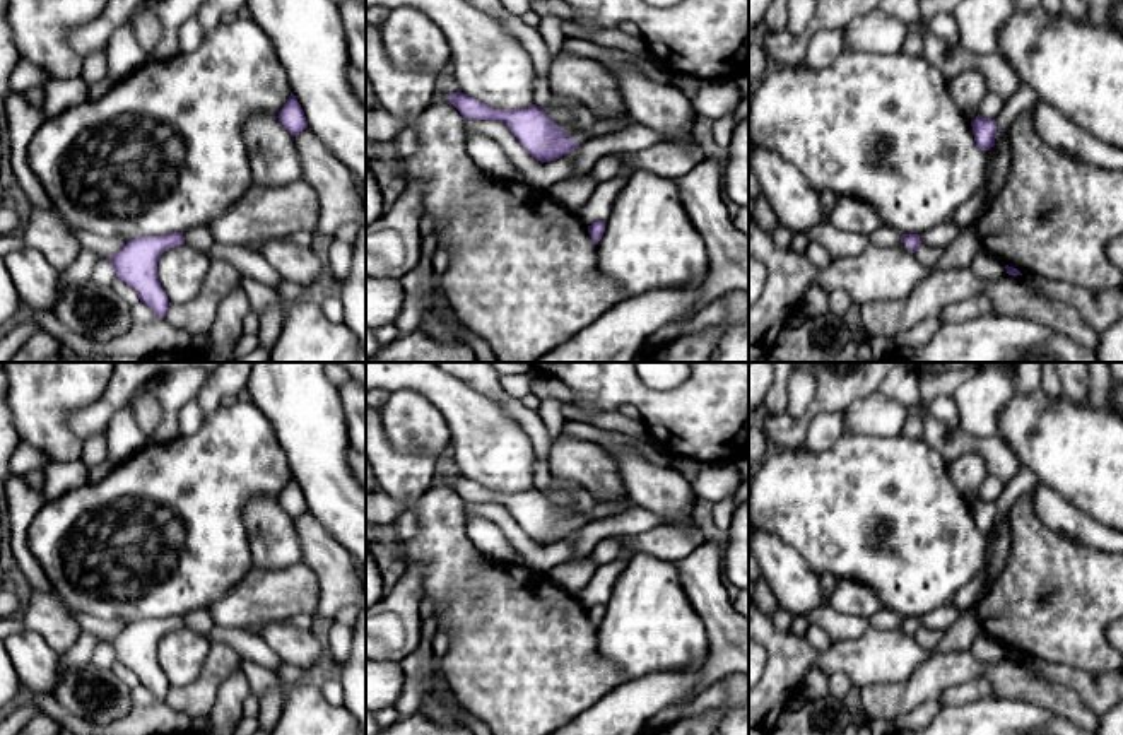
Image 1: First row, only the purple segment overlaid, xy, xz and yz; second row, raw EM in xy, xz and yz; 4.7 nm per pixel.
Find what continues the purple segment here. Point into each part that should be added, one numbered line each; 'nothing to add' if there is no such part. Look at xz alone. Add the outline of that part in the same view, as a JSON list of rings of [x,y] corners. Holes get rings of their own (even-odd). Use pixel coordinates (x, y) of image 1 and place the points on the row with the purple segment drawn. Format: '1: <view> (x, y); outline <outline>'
1: xz (600, 129); outline [[[597,120],[597,123],[593,125],[590,133],[585,132],[569,132],[566,135],[566,140],[578,140],[579,145],[583,145],[585,142],[591,140],[591,138],[602,138],[612,133],[617,133],[627,126],[631,126],[634,121],[631,123],[610,123],[610,121],[603,121],[603,120]]]

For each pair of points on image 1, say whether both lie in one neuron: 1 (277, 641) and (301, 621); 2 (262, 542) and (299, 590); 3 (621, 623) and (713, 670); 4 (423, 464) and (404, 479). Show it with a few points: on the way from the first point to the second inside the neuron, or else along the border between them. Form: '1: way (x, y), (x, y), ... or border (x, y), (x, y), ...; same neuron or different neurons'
1: border (288, 621), (308, 629); different neurons
2: border (303, 563), (282, 568), (253, 566); different neurons
3: border (694, 611), (703, 623), (708, 648); different neurons
4: way (417, 467), (409, 474); same neuron

